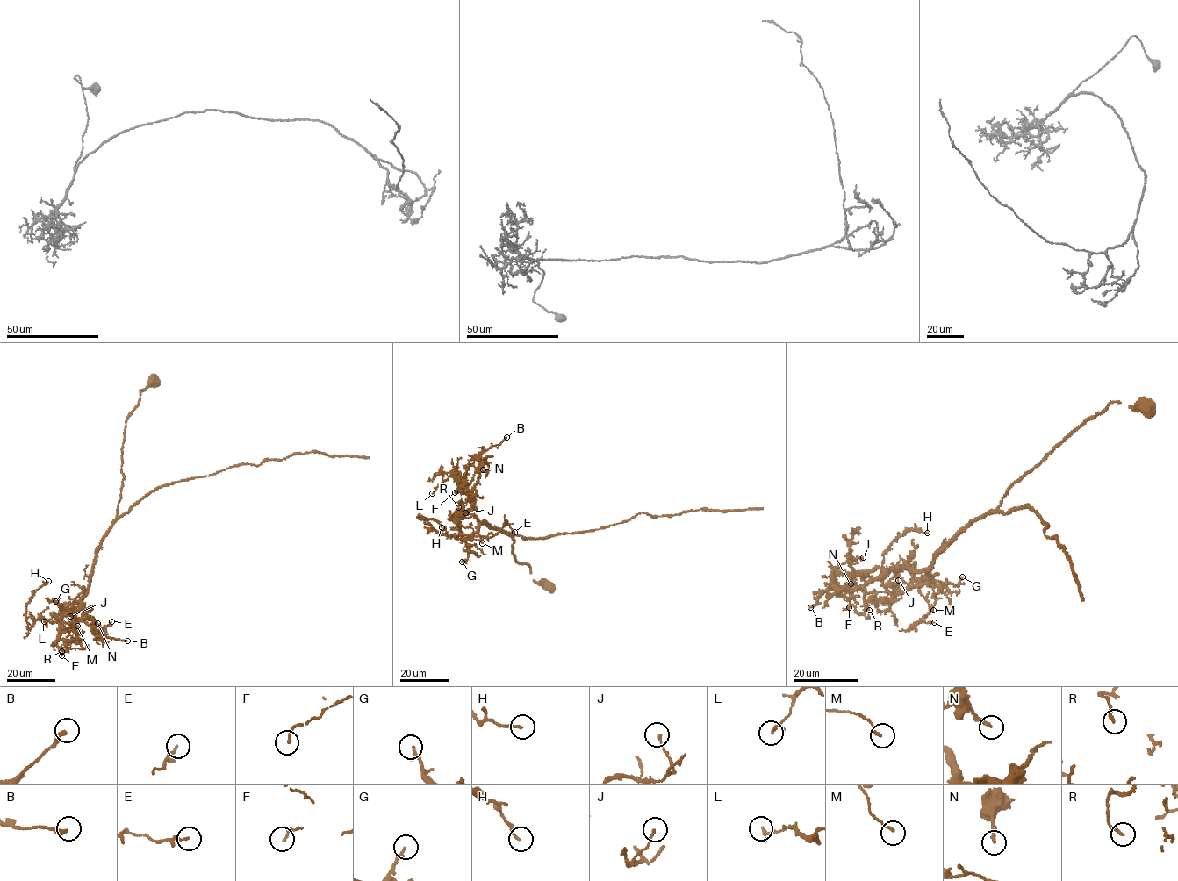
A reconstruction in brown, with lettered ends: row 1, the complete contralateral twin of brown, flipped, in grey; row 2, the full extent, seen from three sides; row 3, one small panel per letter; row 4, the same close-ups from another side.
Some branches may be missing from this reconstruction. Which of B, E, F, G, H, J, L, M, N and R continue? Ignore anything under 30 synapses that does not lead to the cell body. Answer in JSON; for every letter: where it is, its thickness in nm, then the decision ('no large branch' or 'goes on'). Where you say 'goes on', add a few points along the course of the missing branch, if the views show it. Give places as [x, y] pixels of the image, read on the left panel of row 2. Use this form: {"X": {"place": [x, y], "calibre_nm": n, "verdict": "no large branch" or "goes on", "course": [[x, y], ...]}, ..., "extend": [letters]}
{"B": {"place": [127, 641], "calibre_nm": 220, "verdict": "no large branch"}, "E": {"place": [111, 621], "calibre_nm": 140, "verdict": "no large branch"}, "F": {"place": [61, 655], "calibre_nm": 140, "verdict": "no large branch"}, "G": {"place": [55, 601], "calibre_nm": 190, "verdict": "no large branch"}, "H": {"place": [48, 581], "calibre_nm": 140, "verdict": "no large branch"}, "J": {"place": [70, 616], "calibre_nm": 140, "verdict": "no large branch"}, "L": {"place": [44, 621], "calibre_nm": 110, "verdict": "no large branch"}, "M": {"place": [77, 626], "calibre_nm": 140, "verdict": "no large branch"}, "N": {"place": [97, 623], "calibre_nm": 200, "verdict": "no large branch"}, "R": {"place": [61, 651], "calibre_nm": 170, "verdict": "no large branch"}, "extend": []}

